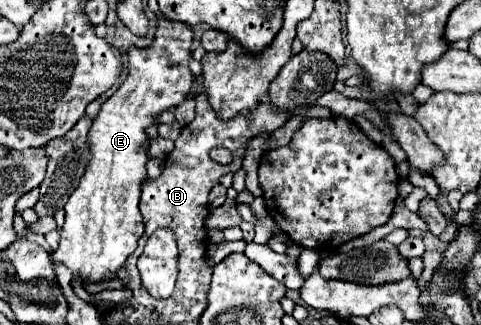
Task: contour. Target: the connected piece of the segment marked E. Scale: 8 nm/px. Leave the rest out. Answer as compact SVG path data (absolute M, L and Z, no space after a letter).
M158 20L154 42L146 50L130 48L128 76L122 86L104 102L96 122L90 128L92 160L80 178L78 188L68 198L66 222L60 230L60 246L52 260L60 260L74 274L82 274L84 282L102 282L106 274L118 272L126 258L136 250L144 232L142 214L138 210L140 186L146 178L146 128L156 124L154 116L174 108L192 86L188 60L192 56L192 30L186 24Z

